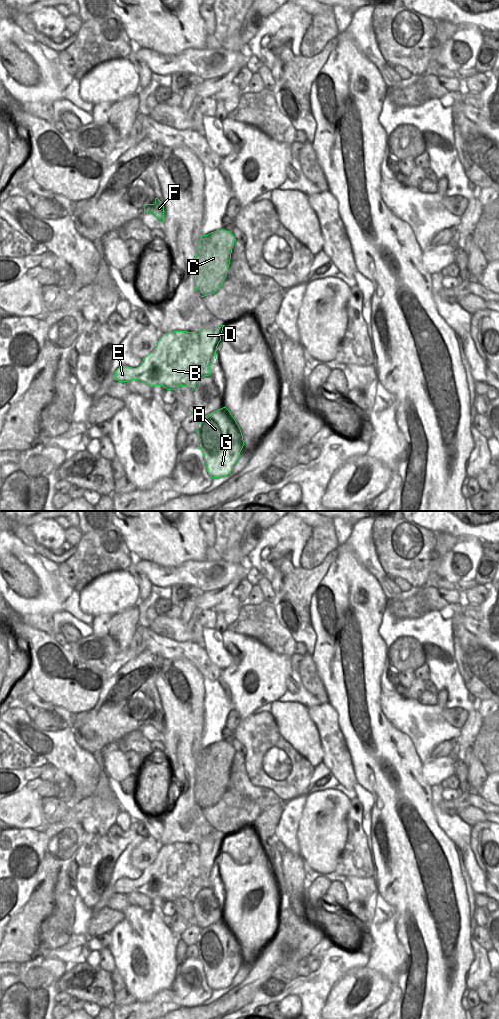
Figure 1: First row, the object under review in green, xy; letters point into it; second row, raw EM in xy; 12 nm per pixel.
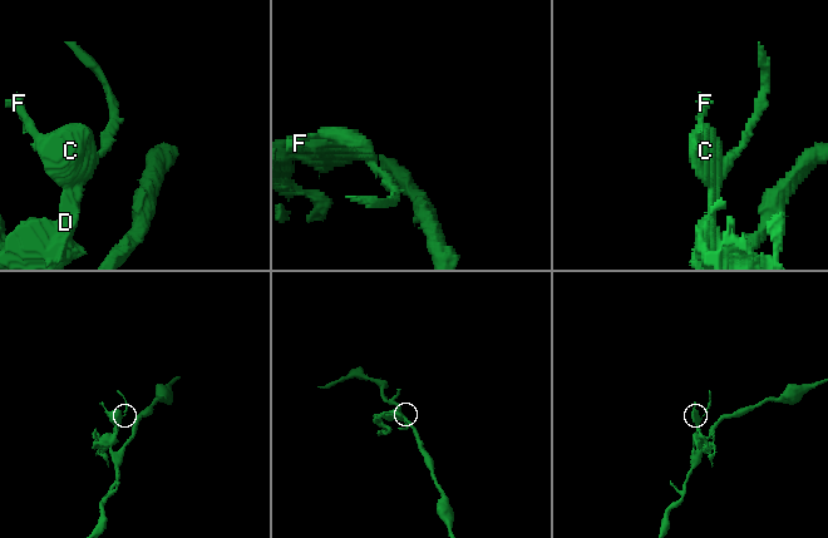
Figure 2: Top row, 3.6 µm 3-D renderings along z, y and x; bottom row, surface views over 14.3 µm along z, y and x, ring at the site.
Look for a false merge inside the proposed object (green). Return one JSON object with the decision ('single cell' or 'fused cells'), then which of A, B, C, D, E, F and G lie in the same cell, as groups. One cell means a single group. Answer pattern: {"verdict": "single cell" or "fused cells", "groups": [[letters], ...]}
{"verdict": "fused cells", "groups": [["A", "C", "D", "F", "G"], ["B", "E"]]}

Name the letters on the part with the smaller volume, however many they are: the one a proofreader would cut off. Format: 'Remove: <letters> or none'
Remove: B, E

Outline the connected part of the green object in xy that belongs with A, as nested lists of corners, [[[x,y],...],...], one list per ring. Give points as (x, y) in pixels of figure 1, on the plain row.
[[[226,918],[202,929],[196,945],[211,990],[231,986],[245,956],[241,941]]]

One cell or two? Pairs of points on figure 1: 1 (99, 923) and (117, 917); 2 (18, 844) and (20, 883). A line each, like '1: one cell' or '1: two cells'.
1: one cell
2: one cell

